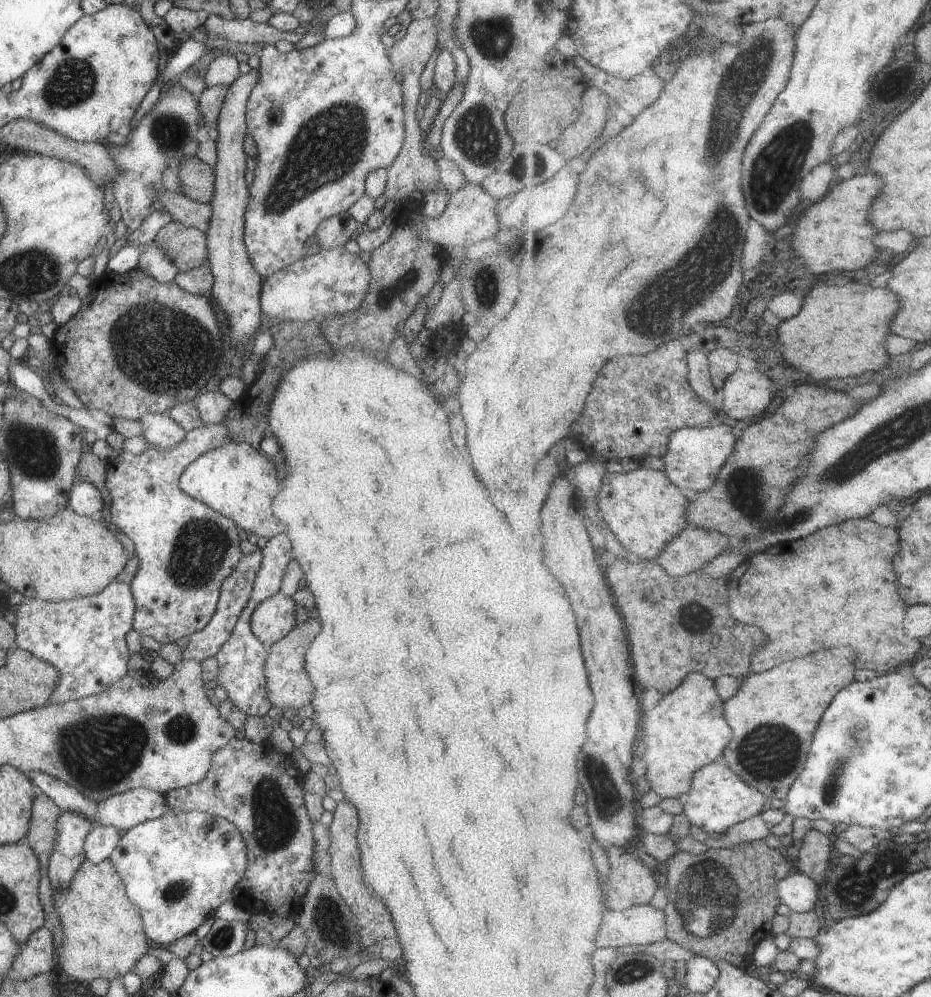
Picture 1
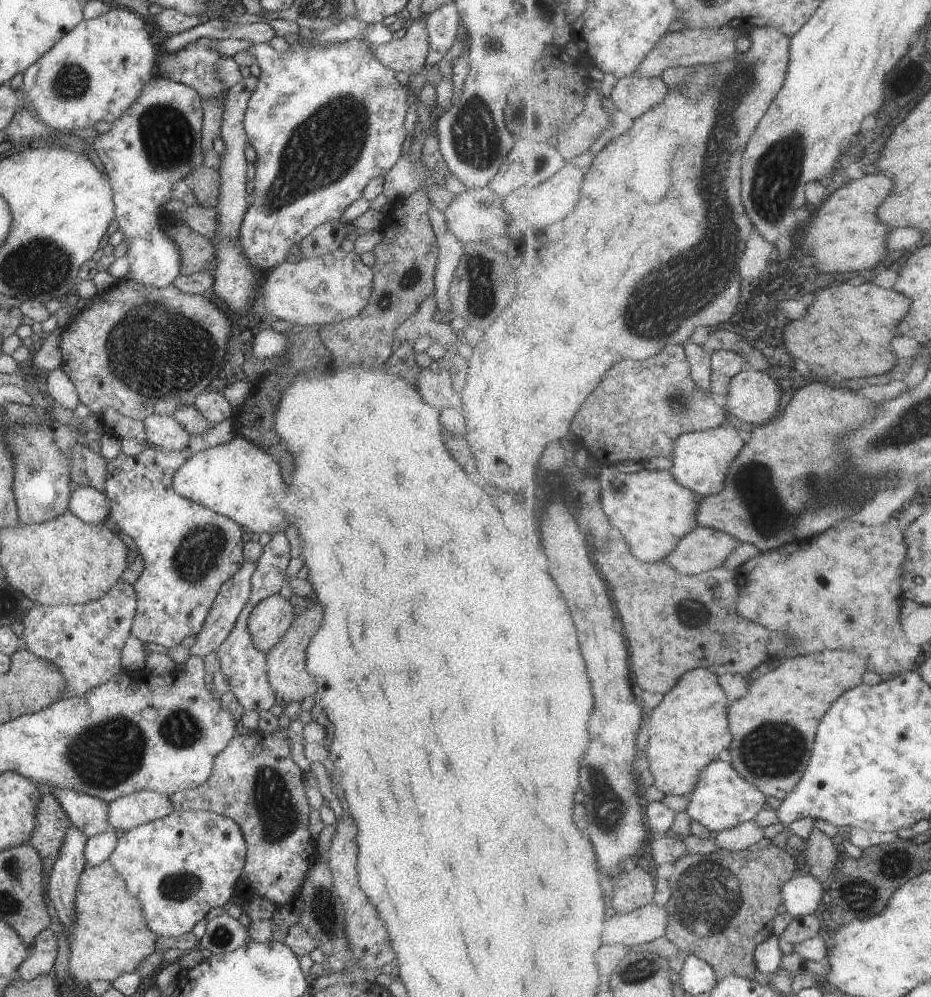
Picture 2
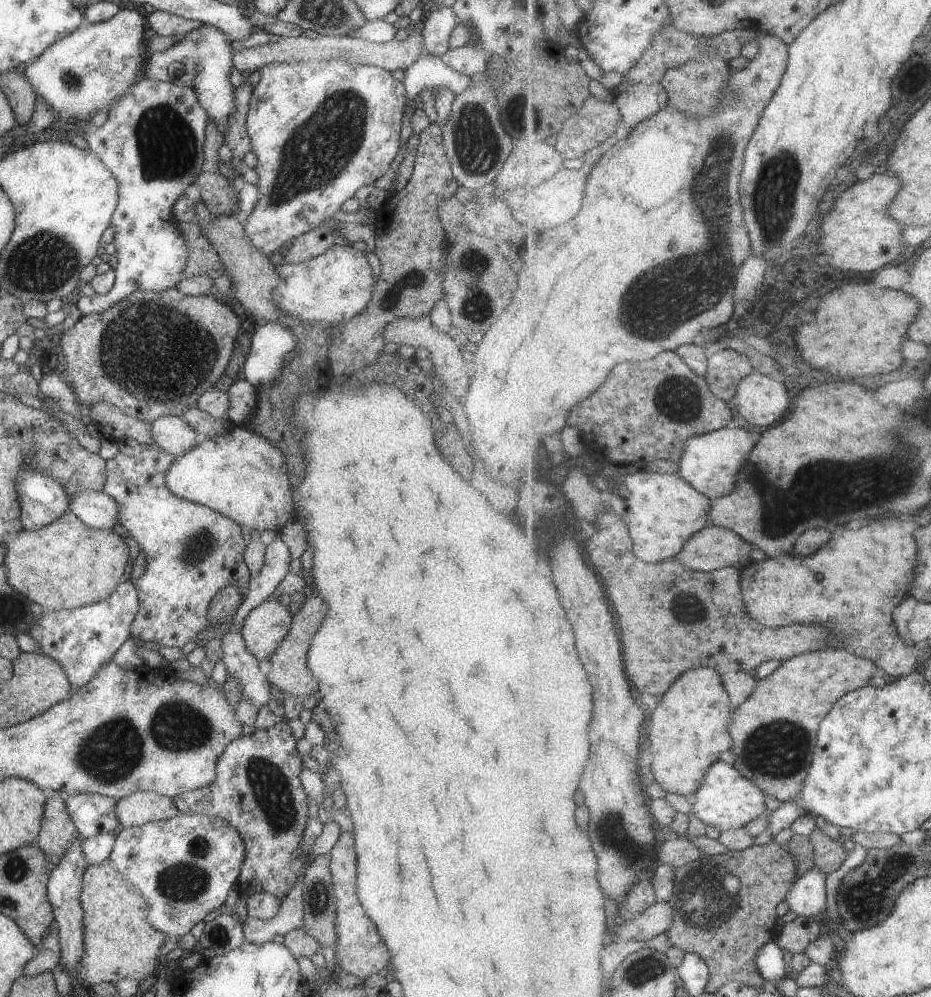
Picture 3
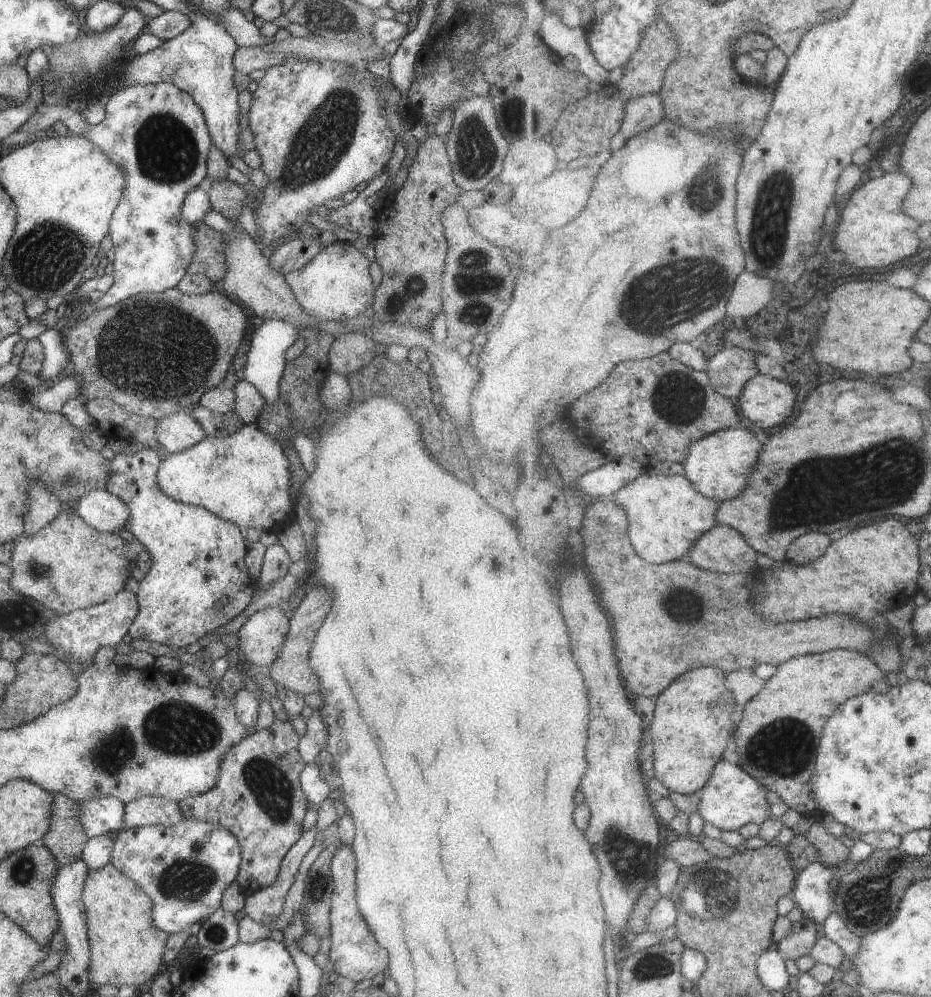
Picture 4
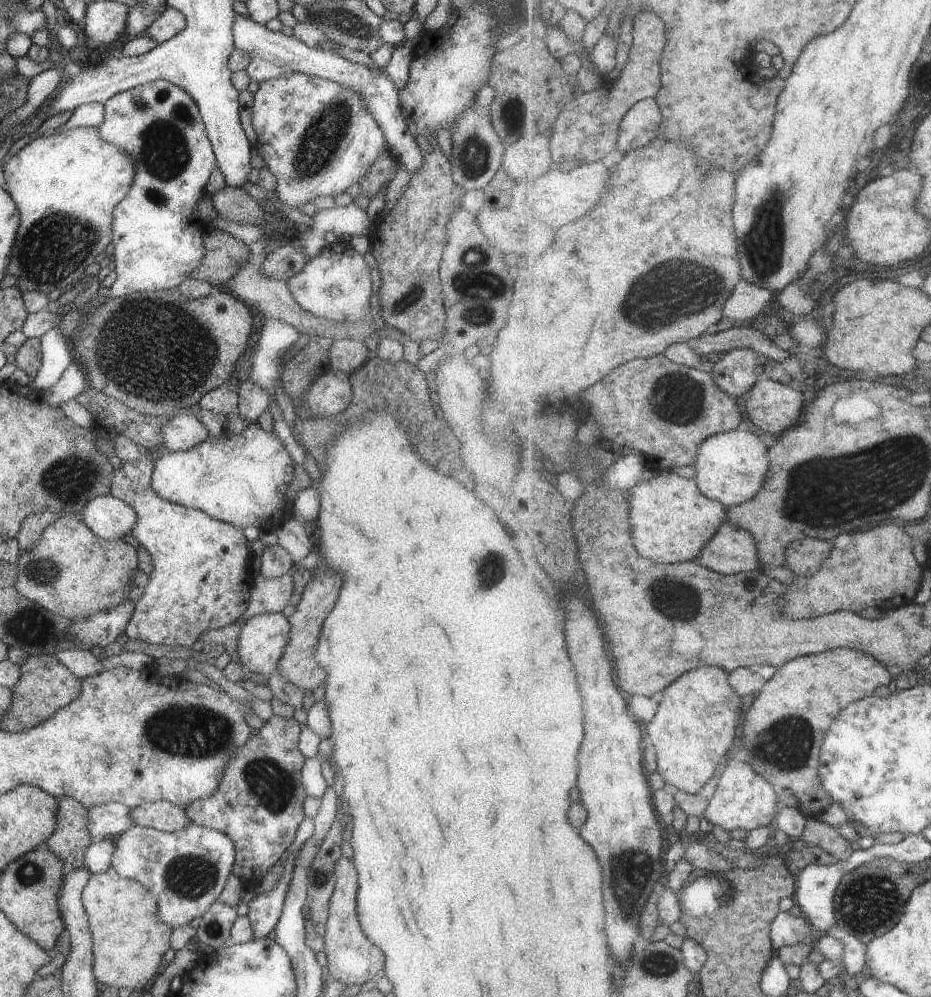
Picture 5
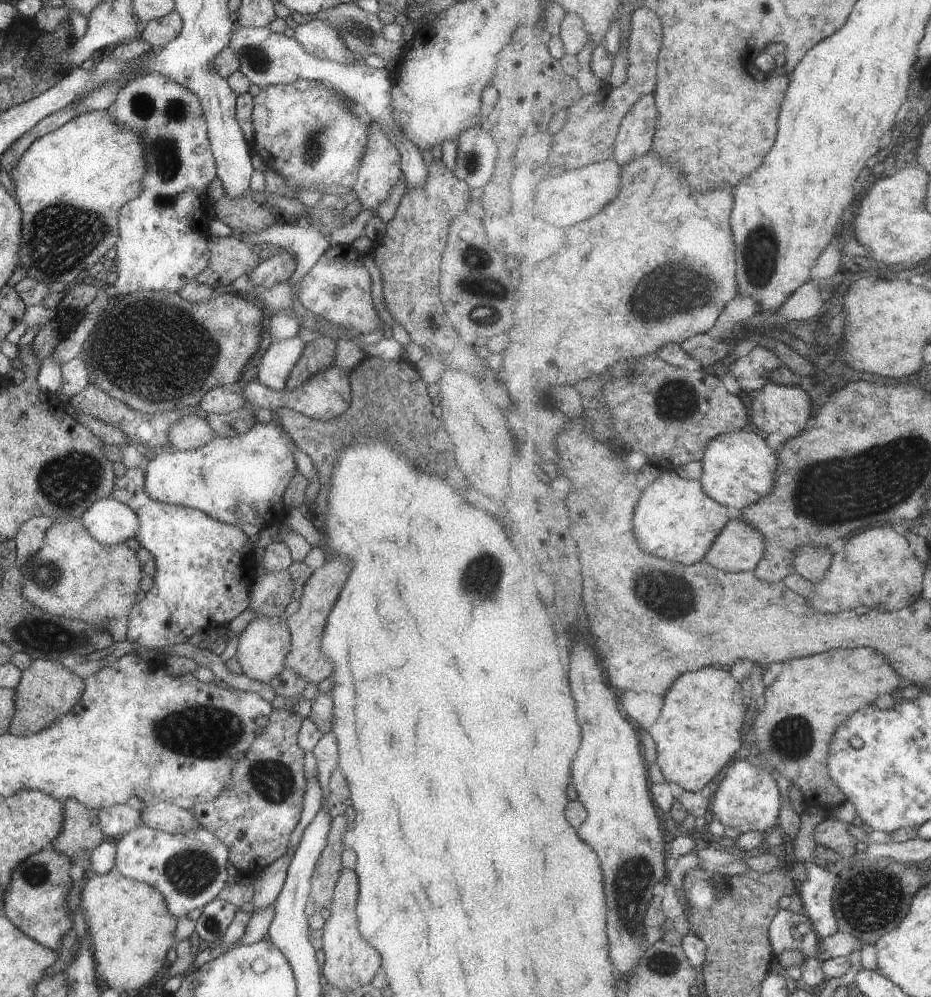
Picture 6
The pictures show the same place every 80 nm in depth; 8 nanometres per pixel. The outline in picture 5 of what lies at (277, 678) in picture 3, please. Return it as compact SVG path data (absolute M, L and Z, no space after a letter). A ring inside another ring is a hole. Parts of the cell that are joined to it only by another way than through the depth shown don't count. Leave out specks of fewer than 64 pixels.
M319 569L307 582L301 600L295 611L287 618L289 628L289 641L284 649L281 659L277 663L276 673L289 679L286 680L303 690L317 688L323 683L326 671L314 661L316 643L322 628L325 616L333 609L337 601L337 590L341 586L341 578L337 574L331 574L329 570Z

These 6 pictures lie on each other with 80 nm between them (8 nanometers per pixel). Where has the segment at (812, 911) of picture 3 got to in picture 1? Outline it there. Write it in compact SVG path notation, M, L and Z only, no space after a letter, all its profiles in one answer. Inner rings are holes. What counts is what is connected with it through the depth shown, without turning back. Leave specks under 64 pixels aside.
M791 874L778 884L778 891L790 913L810 913L819 900L819 885L807 874Z

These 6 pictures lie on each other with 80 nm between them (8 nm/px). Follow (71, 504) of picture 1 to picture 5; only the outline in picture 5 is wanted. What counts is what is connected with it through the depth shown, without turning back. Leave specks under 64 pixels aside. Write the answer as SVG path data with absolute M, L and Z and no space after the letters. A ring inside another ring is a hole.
M109 494L87 500L79 517L95 536L104 540L129 539L131 526L135 523L135 512Z

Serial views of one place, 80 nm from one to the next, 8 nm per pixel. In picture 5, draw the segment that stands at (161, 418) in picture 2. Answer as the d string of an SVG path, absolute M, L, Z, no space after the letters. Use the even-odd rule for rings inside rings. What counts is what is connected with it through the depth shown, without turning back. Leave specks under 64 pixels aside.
M174 413L159 427L159 443L167 450L185 451L208 438L205 426L191 414Z

